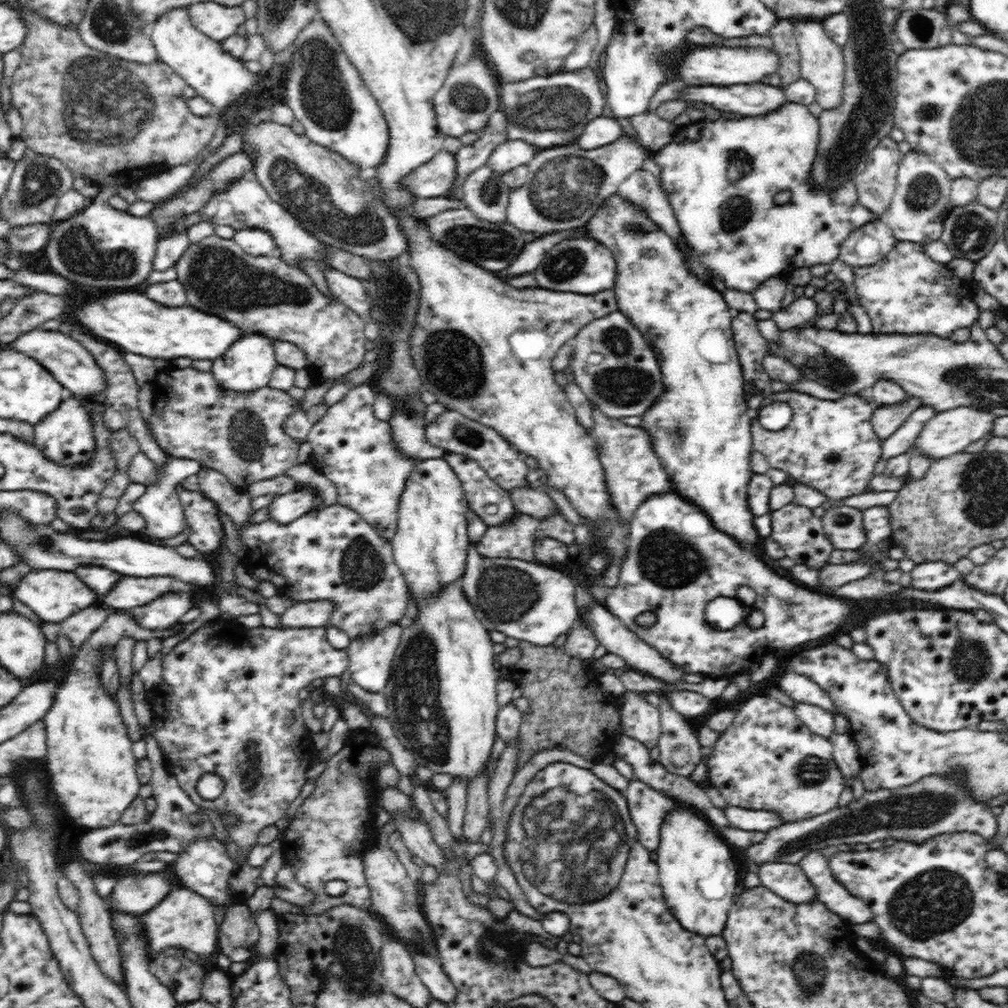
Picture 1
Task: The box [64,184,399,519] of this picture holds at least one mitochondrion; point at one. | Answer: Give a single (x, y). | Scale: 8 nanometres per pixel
(218, 276)

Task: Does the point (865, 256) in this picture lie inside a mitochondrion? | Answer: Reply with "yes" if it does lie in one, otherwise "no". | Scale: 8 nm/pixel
no

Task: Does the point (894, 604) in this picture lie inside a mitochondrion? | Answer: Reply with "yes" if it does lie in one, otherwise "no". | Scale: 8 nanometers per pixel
no

